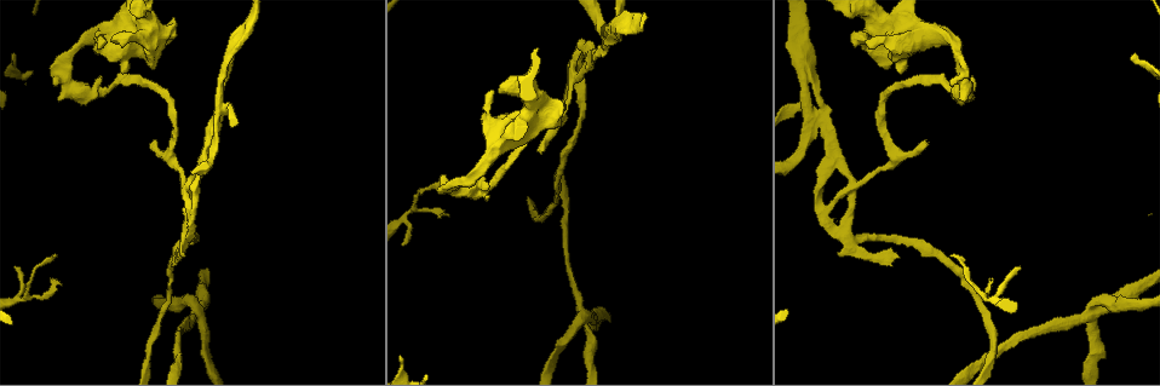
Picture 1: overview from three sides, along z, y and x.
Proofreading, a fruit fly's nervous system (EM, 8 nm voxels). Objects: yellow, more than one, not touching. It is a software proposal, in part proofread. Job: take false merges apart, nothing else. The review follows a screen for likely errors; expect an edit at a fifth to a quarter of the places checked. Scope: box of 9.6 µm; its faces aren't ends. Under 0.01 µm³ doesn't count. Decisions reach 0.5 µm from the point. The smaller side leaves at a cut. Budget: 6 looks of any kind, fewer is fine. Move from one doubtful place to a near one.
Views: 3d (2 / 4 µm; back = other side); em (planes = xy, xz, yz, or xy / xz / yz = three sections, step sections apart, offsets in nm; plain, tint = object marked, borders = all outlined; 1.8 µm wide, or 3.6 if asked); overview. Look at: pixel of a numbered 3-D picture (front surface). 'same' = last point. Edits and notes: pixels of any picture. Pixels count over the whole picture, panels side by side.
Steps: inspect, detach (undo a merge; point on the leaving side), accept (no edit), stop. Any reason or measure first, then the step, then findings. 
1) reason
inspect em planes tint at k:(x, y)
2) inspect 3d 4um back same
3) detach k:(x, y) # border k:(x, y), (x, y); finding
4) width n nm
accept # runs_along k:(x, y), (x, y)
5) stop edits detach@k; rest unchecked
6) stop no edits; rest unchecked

thick turns thin
inspect 3d 2um at 1:(16, 300)

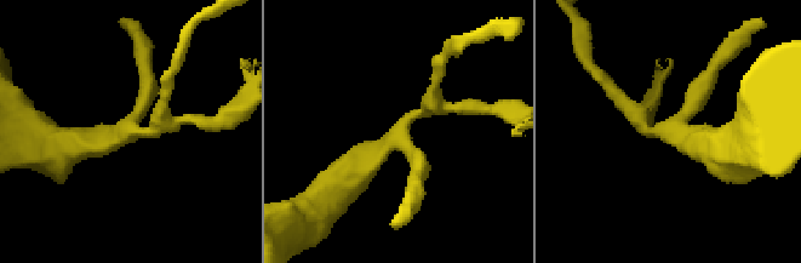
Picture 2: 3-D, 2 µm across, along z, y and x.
shape alone is not enough
inspect em 3.6um xz step 8 tint at 2:(677, 122)

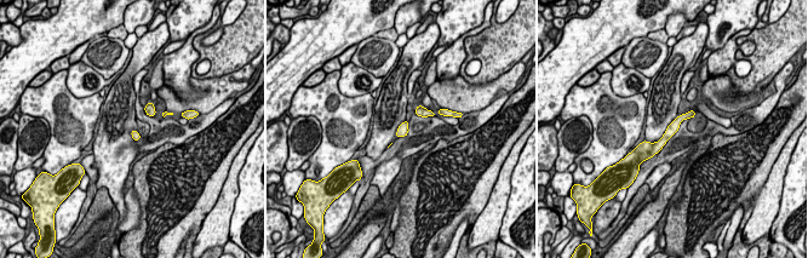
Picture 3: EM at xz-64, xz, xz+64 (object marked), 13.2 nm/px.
inspect em 3.6um planes borders same

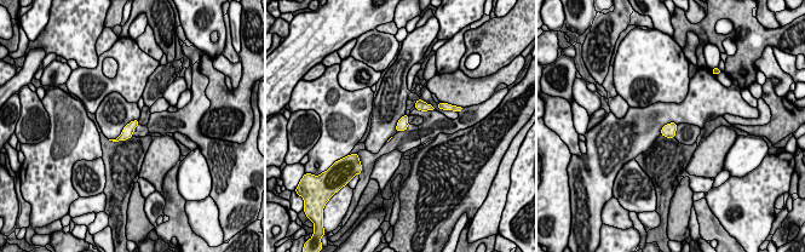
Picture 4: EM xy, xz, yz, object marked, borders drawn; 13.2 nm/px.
accept # all the same cell

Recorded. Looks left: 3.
abrupt turn
inspect 3d 4um at 1:(152, 45)

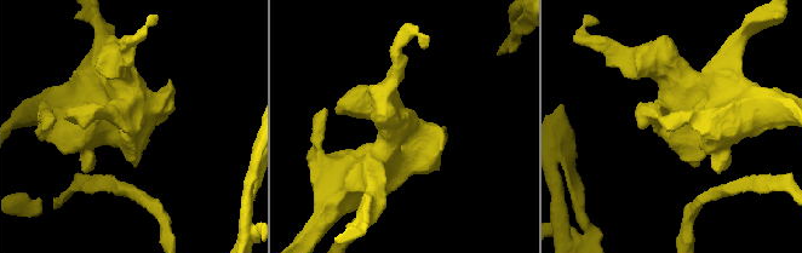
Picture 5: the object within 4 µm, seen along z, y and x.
shape alone is not enough
inspect em 3.6um planes plain at 5:(690, 126)

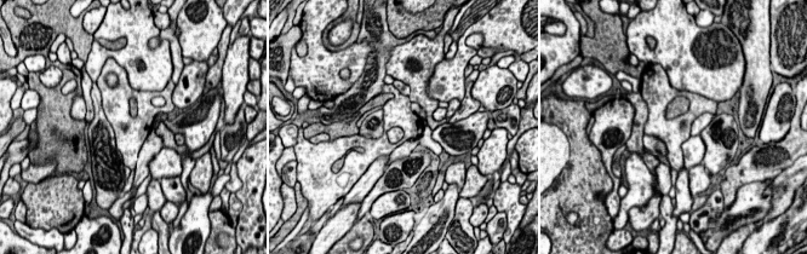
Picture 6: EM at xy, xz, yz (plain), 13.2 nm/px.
where the object lies
inspect em 3.6um planes tint same

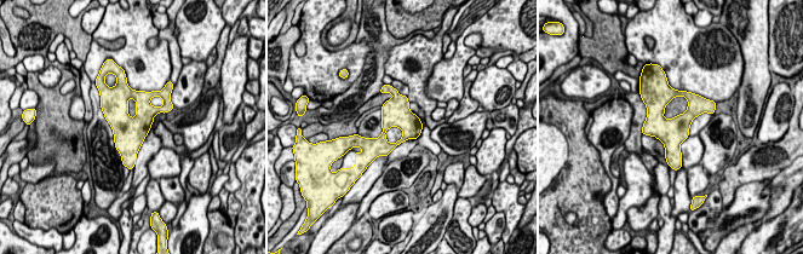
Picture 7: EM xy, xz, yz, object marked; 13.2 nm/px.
accept # one cell here

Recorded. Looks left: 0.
stop no edits; rest unchecked

